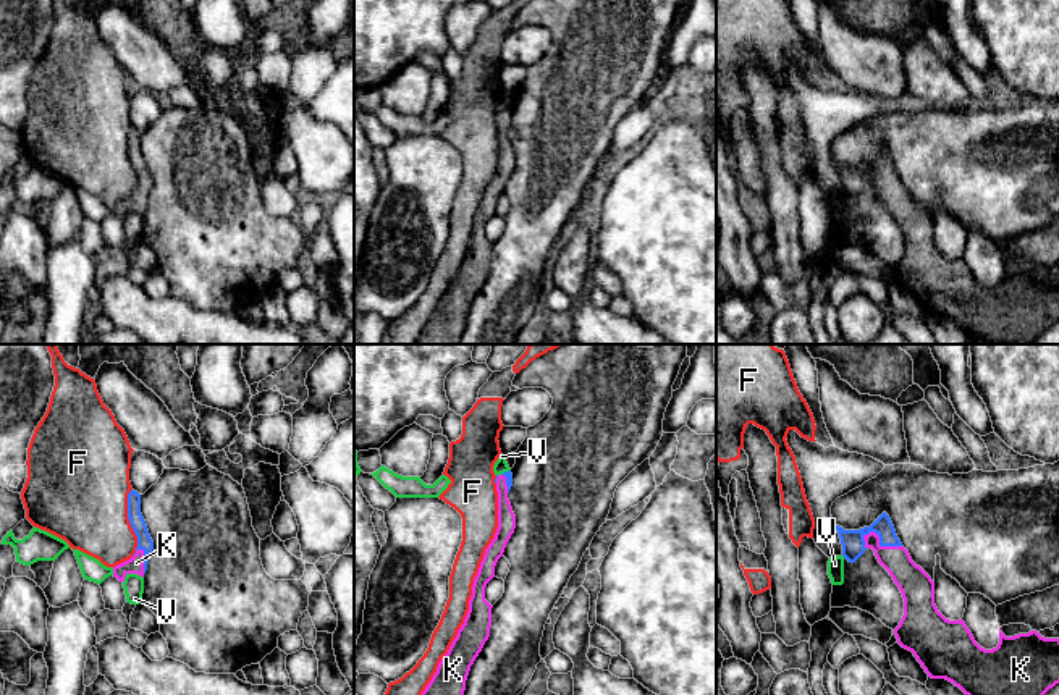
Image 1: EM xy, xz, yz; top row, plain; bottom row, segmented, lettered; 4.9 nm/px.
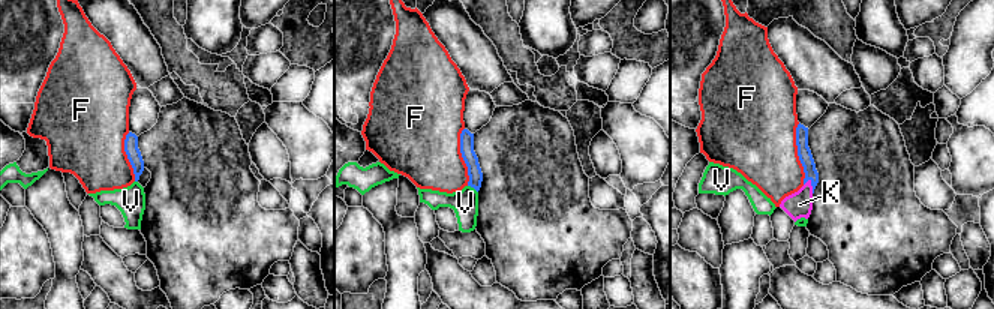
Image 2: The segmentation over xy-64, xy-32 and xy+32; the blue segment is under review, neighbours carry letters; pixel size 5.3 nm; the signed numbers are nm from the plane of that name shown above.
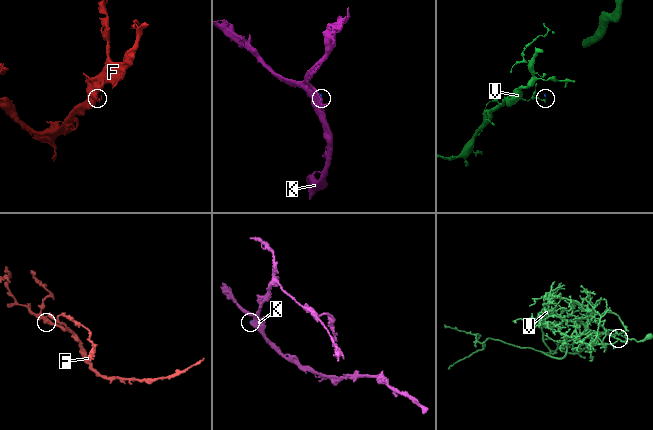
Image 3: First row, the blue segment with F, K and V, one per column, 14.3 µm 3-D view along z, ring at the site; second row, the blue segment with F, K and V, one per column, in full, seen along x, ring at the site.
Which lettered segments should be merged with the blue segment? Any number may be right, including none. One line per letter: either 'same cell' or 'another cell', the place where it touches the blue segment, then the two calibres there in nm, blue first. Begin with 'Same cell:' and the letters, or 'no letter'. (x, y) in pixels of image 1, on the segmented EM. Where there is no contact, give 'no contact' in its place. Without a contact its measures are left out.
Same cell: K
F: another cell; contact xy (130, 522); calibres 80 and 440 nm
K: same cell; contact yz (880, 543); calibres 120 and 160 nm
V: another cell; contact yz (843, 555); calibres 120 and 80 nm

